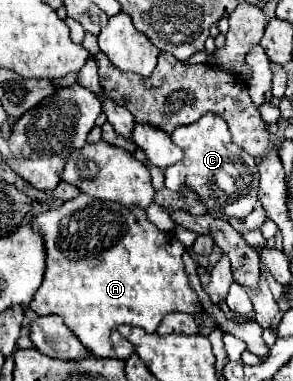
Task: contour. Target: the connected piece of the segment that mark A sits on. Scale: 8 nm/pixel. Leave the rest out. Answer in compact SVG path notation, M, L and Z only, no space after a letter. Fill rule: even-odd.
M79 194L77 198L63 202L59 208L35 214L31 226L37 234L41 234L47 246L47 270L29 308L39 316L61 316L81 344L99 358L129 358L133 346L119 334L119 326L123 324L155 332L163 316L169 312L197 314L201 310L201 304L185 276L181 260L185 246L173 234L161 232L147 218L143 208L127 210L119 202Z

